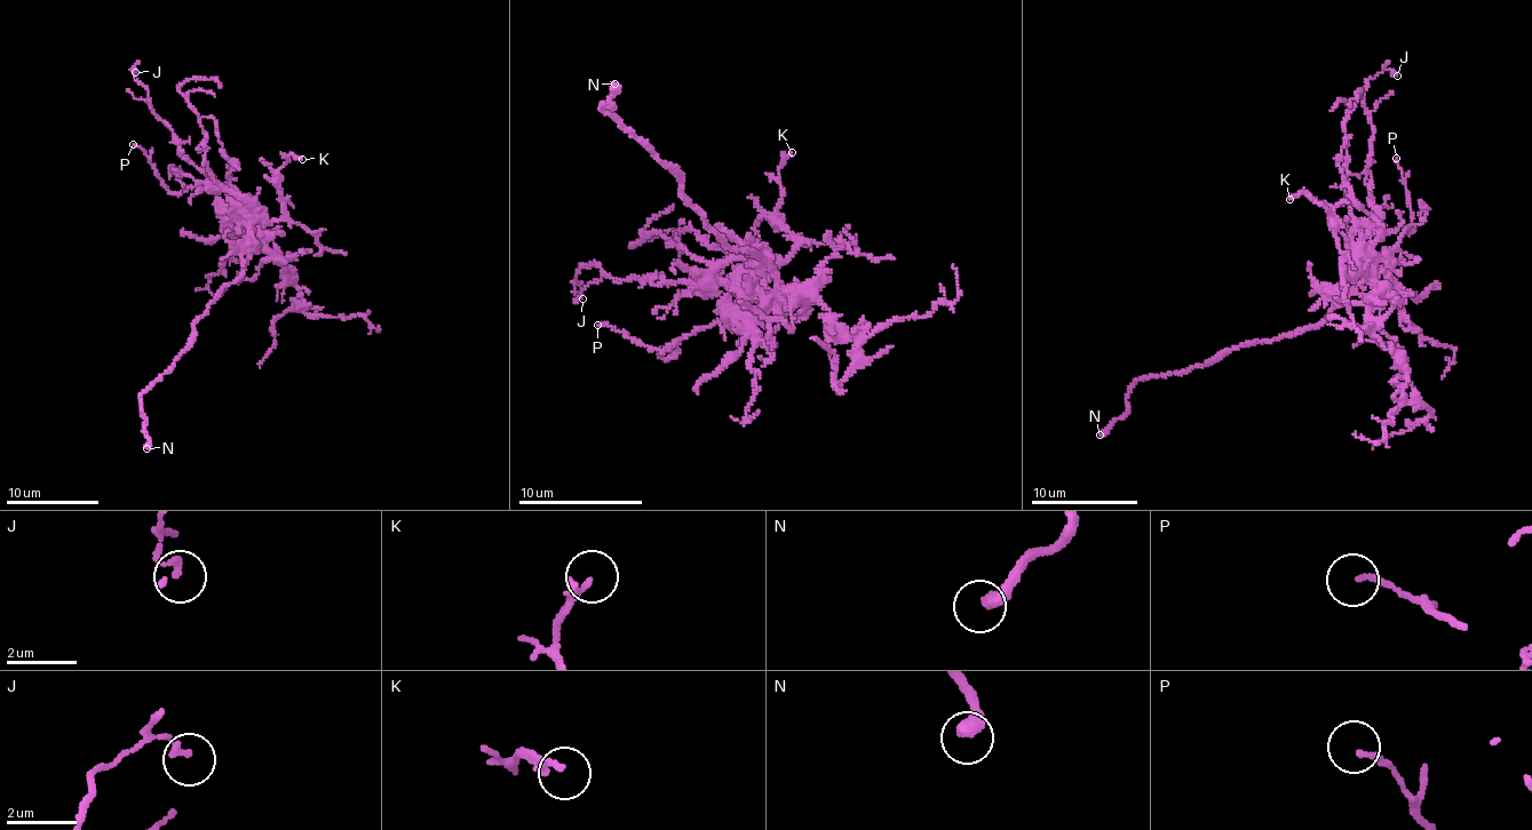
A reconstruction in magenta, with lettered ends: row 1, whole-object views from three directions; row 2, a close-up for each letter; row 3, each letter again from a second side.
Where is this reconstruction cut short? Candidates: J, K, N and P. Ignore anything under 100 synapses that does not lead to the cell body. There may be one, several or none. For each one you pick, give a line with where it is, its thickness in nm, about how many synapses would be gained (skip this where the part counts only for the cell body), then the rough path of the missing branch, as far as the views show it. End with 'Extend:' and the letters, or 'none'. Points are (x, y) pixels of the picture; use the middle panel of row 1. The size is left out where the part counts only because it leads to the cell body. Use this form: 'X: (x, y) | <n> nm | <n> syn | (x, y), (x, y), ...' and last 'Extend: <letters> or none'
N: (614, 84) | 400 nm
Extend: N

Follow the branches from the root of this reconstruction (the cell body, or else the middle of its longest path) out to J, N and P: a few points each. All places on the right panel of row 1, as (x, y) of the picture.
J: (1325, 317), (1354, 272), (1359, 241), (1376, 218), (1365, 184), (1373, 133), (1364, 89), (1386, 70), (1397, 76)
N: (1325, 317), (1273, 341), (1228, 349), (1203, 365), (1145, 375), (1134, 384), (1126, 412), (1100, 435)
P: (1325, 317), (1351, 278), (1366, 274), (1391, 253), (1403, 229), (1413, 229), (1410, 192), (1396, 158)

